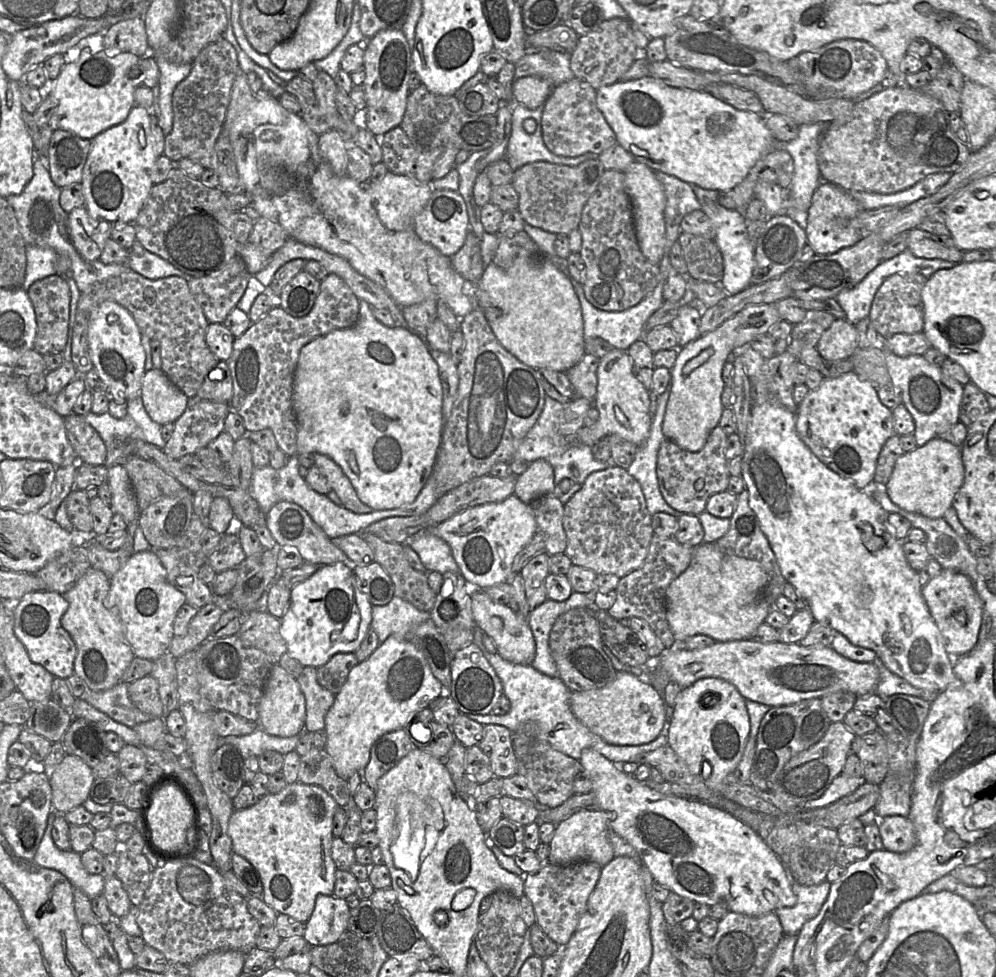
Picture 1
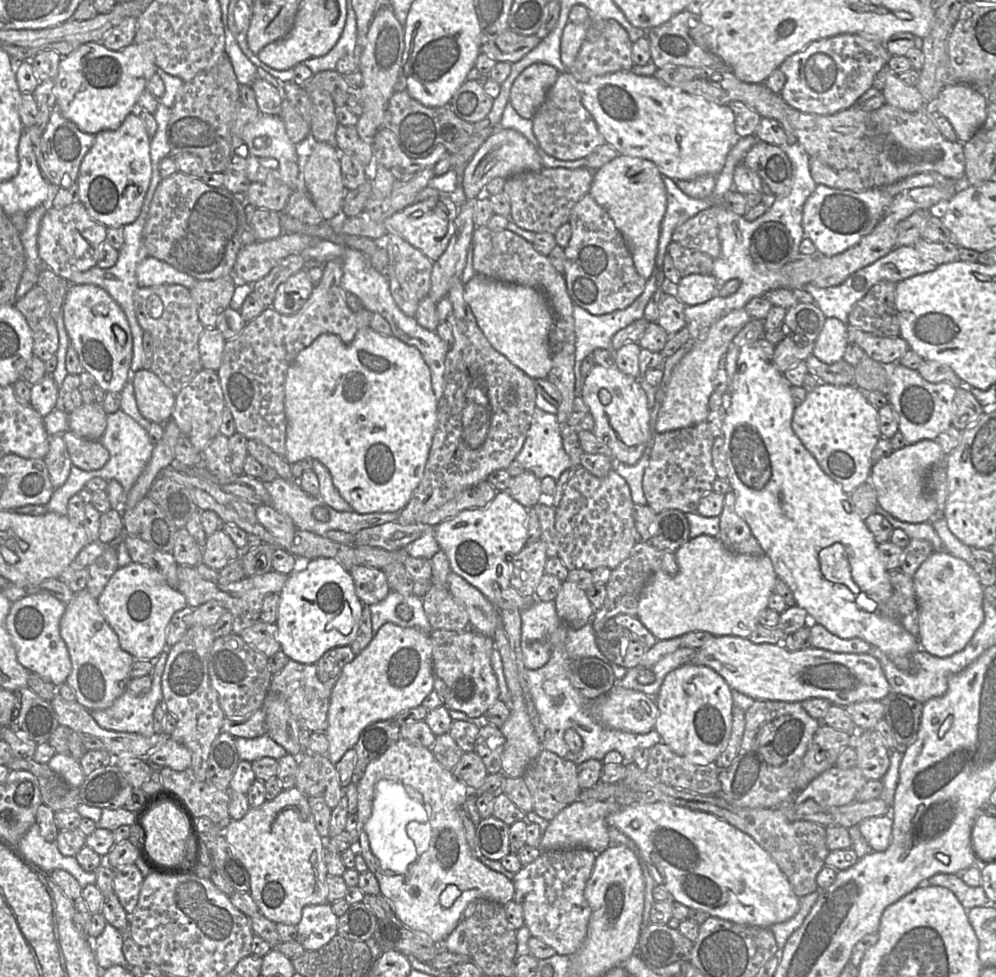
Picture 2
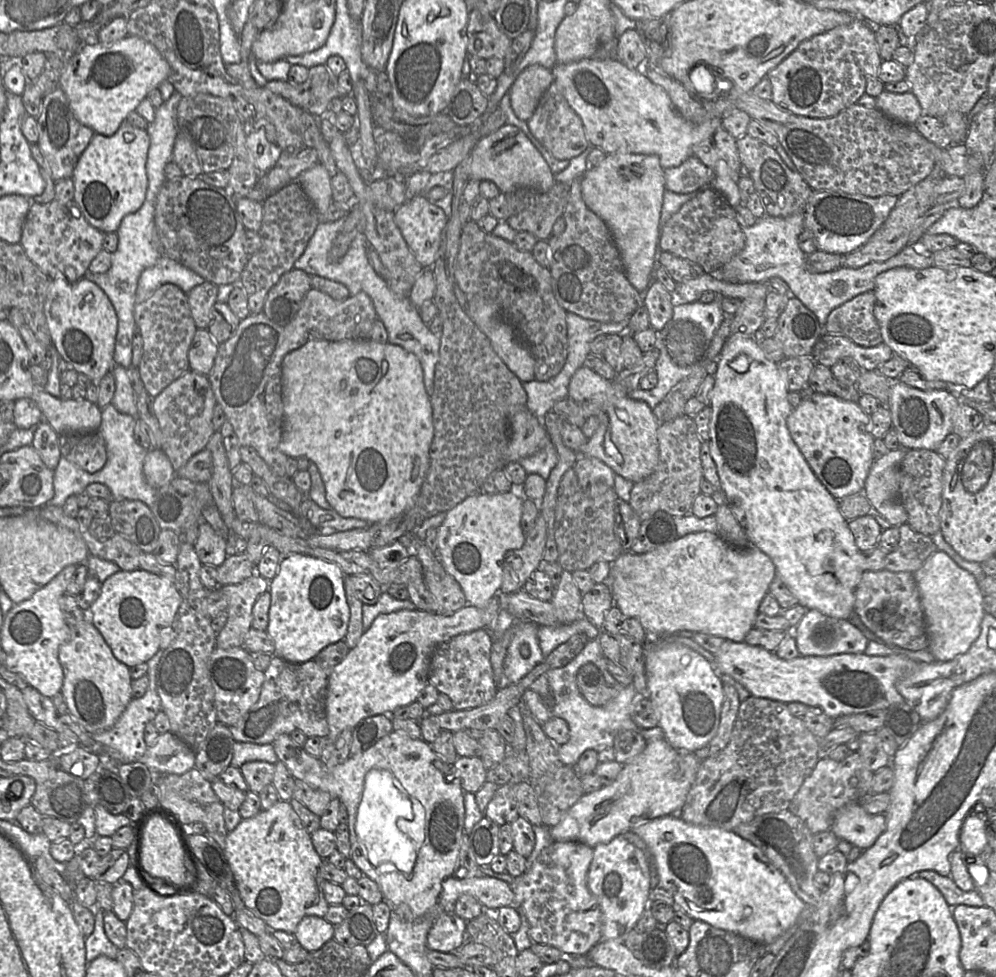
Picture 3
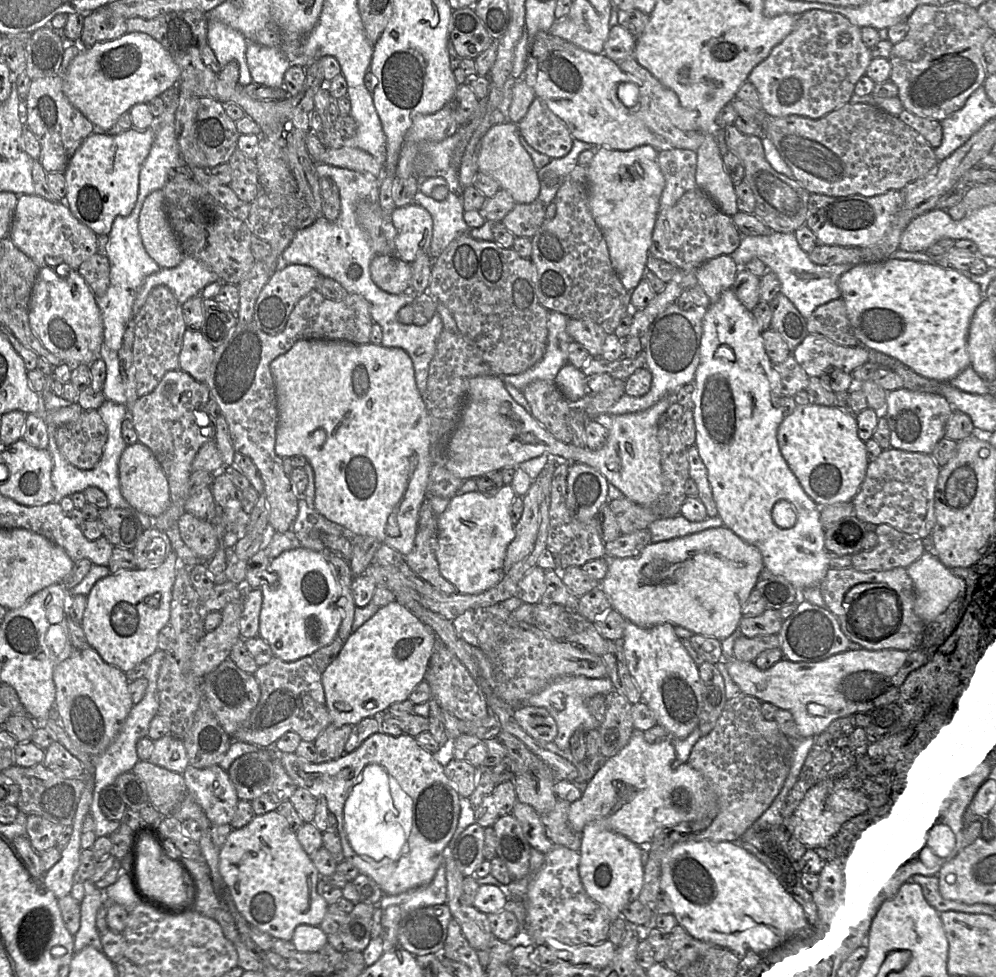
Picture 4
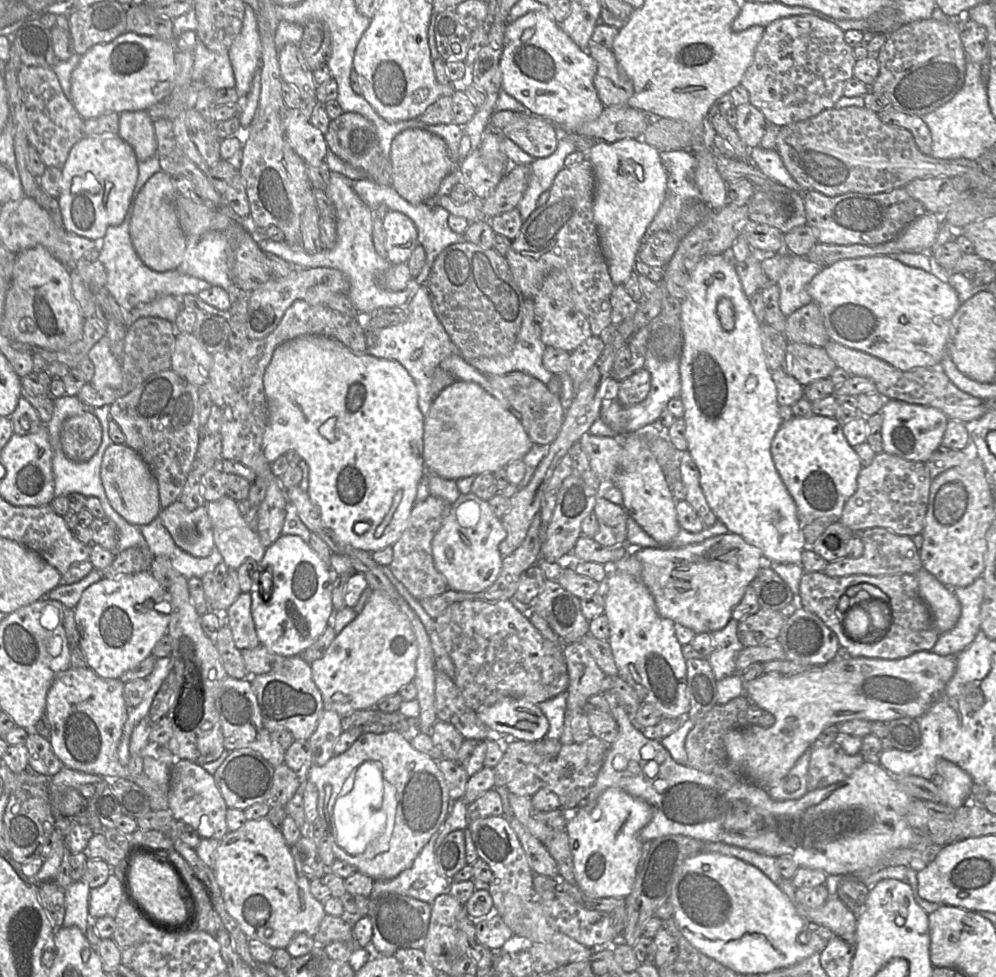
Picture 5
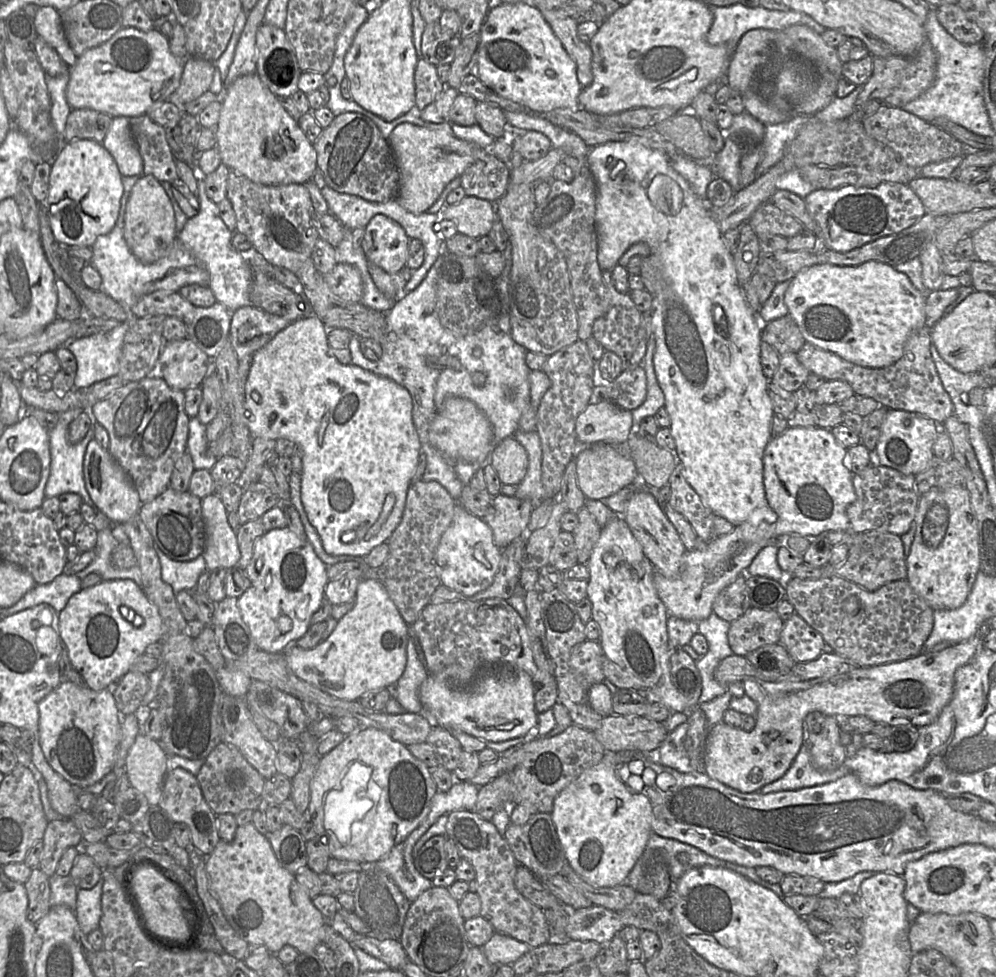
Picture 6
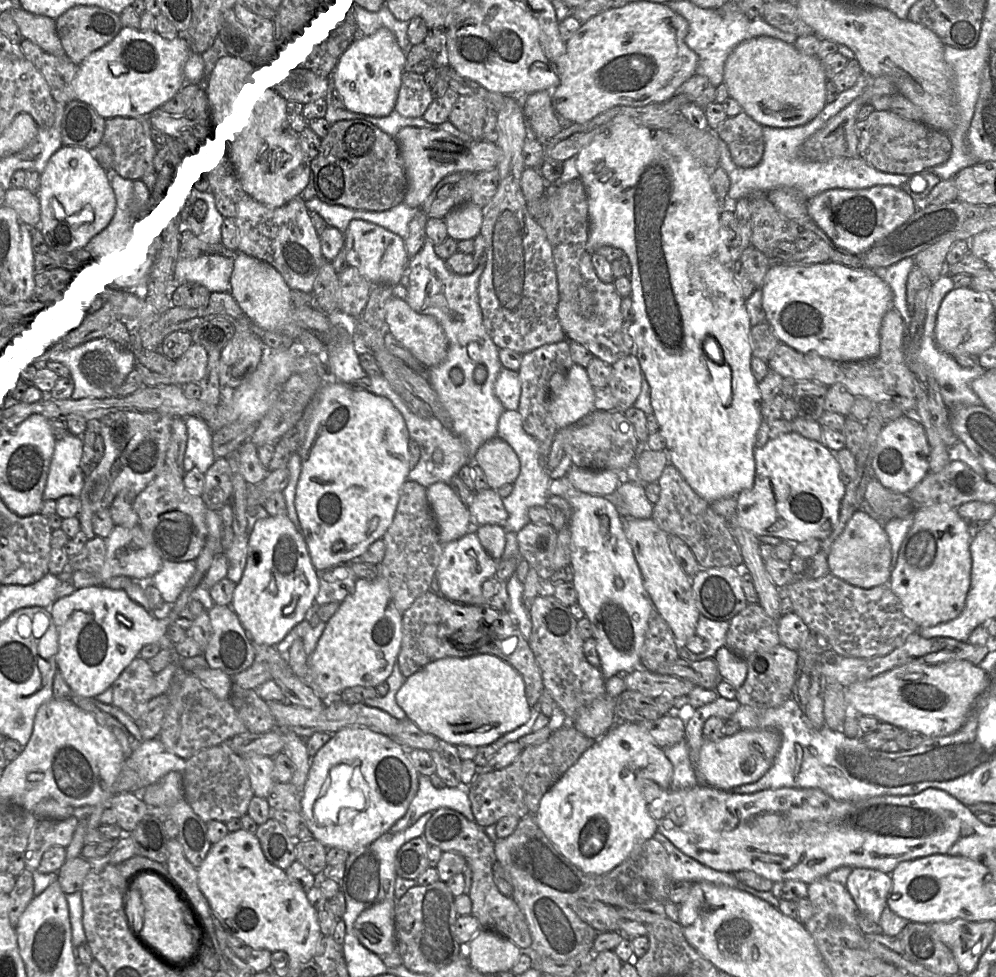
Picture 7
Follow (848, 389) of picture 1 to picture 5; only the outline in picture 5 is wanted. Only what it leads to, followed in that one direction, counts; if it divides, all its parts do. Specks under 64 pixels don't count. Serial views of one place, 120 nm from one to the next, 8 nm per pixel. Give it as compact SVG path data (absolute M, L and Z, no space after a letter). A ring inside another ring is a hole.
M794 416L774 436L771 454L775 467L797 507L801 526L817 518L838 521L847 500L856 492L861 461L835 417Z

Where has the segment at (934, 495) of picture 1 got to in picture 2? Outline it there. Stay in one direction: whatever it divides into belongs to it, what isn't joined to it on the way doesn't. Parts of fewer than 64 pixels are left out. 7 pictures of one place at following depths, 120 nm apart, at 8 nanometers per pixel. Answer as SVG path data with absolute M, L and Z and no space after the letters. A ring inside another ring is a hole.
M921 440L895 450L891 455L873 463L869 482L875 488L878 505L902 522L931 522L937 503L925 490L931 468L943 461L947 454L935 440Z

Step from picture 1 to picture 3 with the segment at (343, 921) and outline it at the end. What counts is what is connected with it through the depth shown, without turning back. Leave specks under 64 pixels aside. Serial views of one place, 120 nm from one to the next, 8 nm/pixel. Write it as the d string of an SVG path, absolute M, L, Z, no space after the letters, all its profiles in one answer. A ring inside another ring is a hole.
M305 916L294 932L300 946L308 952L320 949L333 939L335 926L318 916Z

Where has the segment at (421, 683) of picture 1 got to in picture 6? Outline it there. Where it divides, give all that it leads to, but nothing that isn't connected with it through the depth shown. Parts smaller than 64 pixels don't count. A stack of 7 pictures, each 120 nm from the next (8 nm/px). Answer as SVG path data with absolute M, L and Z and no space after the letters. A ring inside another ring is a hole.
M379 579L360 580L354 607L338 620L337 626L326 641L310 650L302 649L294 642L284 653L290 670L298 678L328 695L346 701L358 701L368 692L387 689L389 685L399 680L407 663L408 624Z

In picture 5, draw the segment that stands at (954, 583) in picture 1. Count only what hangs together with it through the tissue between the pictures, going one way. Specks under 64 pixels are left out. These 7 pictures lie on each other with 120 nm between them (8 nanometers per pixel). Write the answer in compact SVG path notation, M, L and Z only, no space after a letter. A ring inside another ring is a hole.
M924 567L915 576L920 593L931 610L939 634L950 631L961 615L961 604L954 590L942 584Z

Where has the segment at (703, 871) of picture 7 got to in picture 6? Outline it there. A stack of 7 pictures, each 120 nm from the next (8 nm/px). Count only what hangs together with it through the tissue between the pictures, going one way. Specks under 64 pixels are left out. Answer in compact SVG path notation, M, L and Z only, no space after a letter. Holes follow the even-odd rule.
M653 832L648 839L646 849L654 853L654 859L663 859L667 864L674 885L689 869L709 865L733 870L753 882L770 889L780 899L786 896L780 884L763 880L757 875L755 868L741 866L710 856L702 850L679 840L662 837Z

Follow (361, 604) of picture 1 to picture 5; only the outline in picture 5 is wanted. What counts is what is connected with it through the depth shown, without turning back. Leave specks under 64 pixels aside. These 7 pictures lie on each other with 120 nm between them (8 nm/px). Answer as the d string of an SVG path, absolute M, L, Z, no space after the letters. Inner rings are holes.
M282 534L267 547L259 564L259 585L251 589L251 613L261 645L283 657L299 656L314 644L328 626L333 612L334 582L317 553L296 535ZM265 573L271 574L270 593L263 592Z

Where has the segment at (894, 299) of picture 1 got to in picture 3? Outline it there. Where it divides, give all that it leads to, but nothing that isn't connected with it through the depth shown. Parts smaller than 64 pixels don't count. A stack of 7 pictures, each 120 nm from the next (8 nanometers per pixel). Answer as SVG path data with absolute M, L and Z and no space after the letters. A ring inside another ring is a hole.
M873 290L855 296L830 312L823 332L845 336L863 347L877 346L883 338L874 314L875 304Z

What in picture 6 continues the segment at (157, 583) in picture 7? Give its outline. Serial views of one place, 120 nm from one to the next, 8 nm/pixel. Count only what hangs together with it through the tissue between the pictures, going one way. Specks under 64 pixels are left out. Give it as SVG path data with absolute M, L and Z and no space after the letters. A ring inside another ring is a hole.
M157 548L161 565L161 577L177 594L182 590L194 590L200 575L207 570L202 555L192 561L175 561Z

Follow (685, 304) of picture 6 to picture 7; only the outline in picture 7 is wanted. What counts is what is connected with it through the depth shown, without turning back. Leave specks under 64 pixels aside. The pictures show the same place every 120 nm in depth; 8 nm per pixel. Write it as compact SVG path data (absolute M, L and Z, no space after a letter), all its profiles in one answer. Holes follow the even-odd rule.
M630 121L609 125L596 135L576 155L576 168L583 182L588 200L589 239L586 250L594 253L600 246L612 246L622 250L631 266L631 300L633 322L629 335L634 340L636 354L643 377L651 390L651 404L654 409L660 432L666 439L666 453L670 464L674 465L690 487L710 504L730 496L737 496L741 491L750 489L755 480L756 435L763 422L761 413L762 400L759 384L753 376L751 361L753 358L750 331L752 325L746 308L746 299L733 275L734 253L727 247L720 230L721 205L717 199L710 180L710 172L698 163L691 154L665 130L651 129ZM714 337L721 347L721 354L711 358L704 346L707 338Z

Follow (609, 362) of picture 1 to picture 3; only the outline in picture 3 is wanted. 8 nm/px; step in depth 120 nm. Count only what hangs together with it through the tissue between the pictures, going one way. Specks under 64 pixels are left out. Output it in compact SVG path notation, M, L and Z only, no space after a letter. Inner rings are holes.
M580 367L571 377L568 398L575 402L590 401L599 404L599 427L581 447L579 456L591 456L607 464L616 474L637 483L648 477L659 460L657 430L659 422L653 409L644 402L631 399L622 385L607 380L593 369Z

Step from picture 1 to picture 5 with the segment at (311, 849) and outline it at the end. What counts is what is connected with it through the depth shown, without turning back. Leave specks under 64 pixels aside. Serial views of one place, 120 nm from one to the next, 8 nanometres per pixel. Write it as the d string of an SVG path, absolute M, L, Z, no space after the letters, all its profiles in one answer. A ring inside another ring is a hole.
M262 817L246 820L237 831L228 831L219 841L214 873L227 912L238 922L248 939L259 940L273 949L286 948L292 938L304 932L314 937L325 916L323 902L316 900L309 889L310 880L301 875L295 866L290 846L280 829Z

